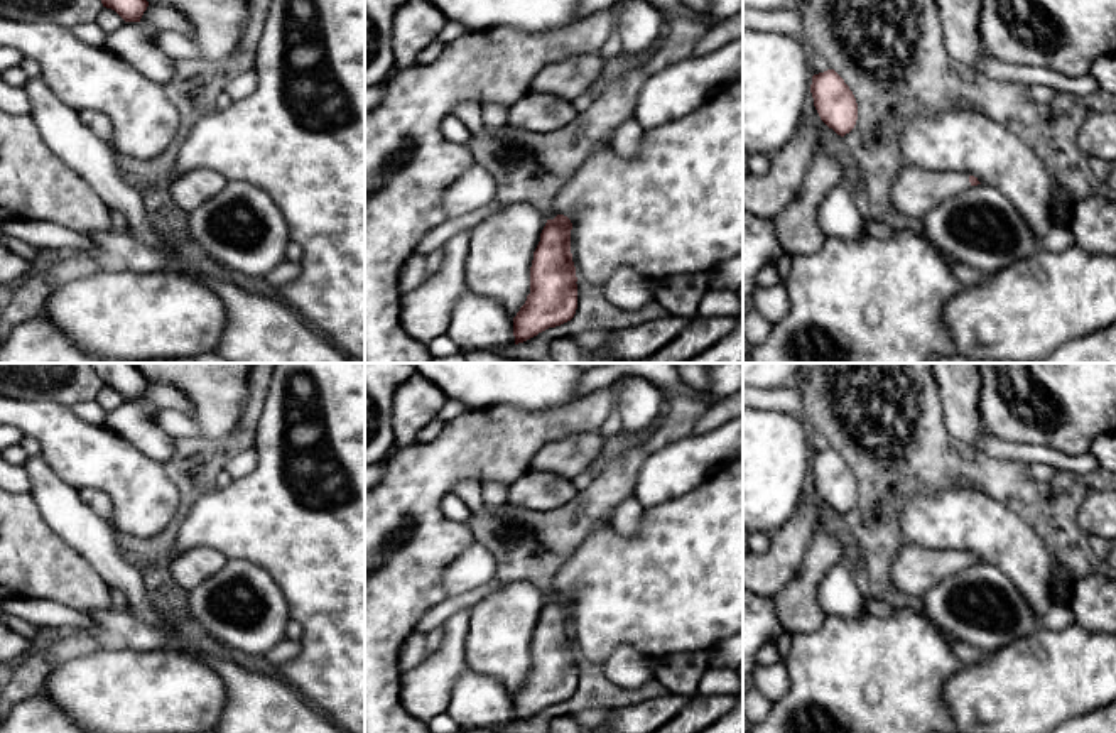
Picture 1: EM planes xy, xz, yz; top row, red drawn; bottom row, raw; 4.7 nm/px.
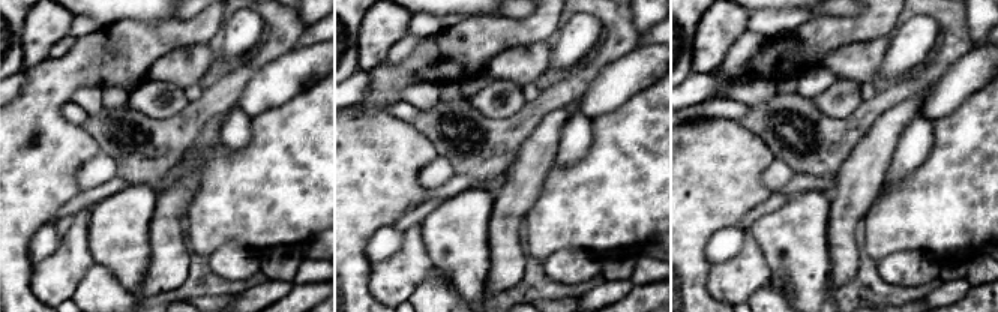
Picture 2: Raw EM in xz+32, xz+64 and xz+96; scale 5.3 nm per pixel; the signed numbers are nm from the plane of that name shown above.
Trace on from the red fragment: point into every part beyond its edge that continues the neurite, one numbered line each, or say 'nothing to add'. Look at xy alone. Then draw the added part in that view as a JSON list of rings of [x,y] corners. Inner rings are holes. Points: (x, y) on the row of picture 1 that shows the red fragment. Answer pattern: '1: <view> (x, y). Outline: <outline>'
1: xy (135, 43). Outline: [[[125,22],[108,34],[105,47],[162,86],[174,74],[174,59],[159,49],[157,30],[145,22]]]

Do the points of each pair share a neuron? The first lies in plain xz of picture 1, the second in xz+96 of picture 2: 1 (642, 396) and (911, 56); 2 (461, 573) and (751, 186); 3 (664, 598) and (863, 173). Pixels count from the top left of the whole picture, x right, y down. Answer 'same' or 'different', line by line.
1: same
2: different
3: different

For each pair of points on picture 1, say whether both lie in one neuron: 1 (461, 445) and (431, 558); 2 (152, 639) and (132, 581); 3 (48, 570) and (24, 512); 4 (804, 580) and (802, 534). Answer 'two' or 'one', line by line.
1: one
2: two
3: one
4: two

